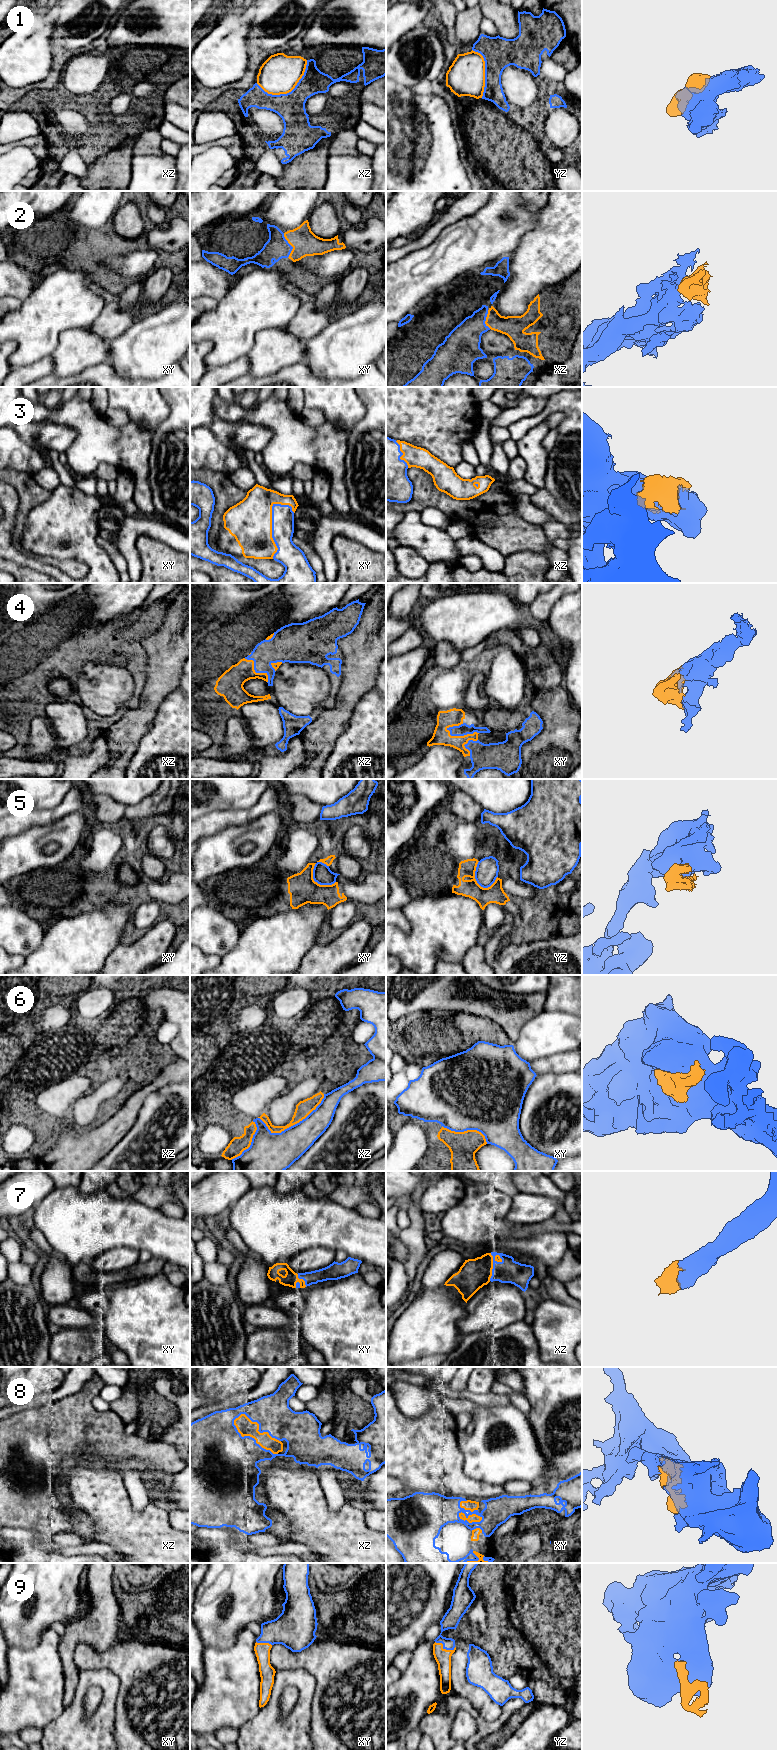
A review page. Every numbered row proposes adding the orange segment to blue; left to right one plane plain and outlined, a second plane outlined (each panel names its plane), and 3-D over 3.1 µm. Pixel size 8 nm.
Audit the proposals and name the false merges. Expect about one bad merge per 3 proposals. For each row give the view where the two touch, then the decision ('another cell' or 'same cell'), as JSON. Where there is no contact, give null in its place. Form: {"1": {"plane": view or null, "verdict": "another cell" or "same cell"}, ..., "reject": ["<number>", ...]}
{"1": {"plane": "xz", "verdict": "another cell"}, "2": {"plane": "xy", "verdict": "same cell"}, "3": {"plane": "xy", "verdict": "same cell"}, "4": {"plane": "xy", "verdict": "same cell"}, "5": {"plane": "xy", "verdict": "another cell"}, "6": {"plane": "xz", "verdict": "another cell"}, "7": {"plane": "xz", "verdict": "same cell"}, "8": {"plane": "xz", "verdict": "same cell"}, "9": {"plane": "yz", "verdict": "same cell"}, "reject": ["1", "5", "6"]}

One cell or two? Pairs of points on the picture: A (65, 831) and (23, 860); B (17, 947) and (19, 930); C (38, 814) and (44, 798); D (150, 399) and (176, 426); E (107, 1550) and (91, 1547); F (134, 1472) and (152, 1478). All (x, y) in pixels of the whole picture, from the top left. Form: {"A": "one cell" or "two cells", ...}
{"A": "one cell", "B": "one cell", "C": "two cells", "D": "two cells", "E": "one cell", "F": "two cells"}

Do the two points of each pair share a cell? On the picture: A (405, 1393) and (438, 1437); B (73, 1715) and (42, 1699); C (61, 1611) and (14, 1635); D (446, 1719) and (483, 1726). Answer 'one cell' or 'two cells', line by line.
A: two cells
B: two cells
C: one cell
D: one cell

